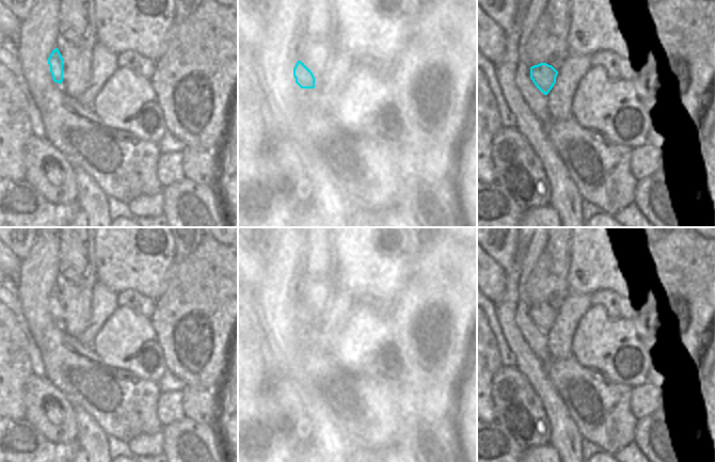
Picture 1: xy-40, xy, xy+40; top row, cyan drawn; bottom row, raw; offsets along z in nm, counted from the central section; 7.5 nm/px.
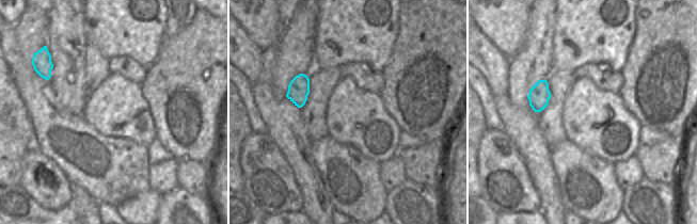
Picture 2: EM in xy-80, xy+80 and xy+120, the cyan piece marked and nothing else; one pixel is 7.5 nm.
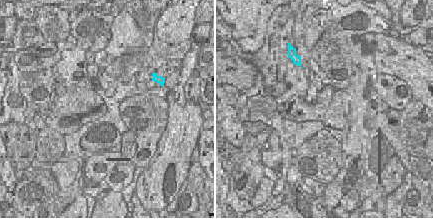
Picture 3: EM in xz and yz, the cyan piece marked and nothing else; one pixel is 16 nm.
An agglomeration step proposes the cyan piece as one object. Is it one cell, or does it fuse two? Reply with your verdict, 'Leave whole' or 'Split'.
Leave whole

